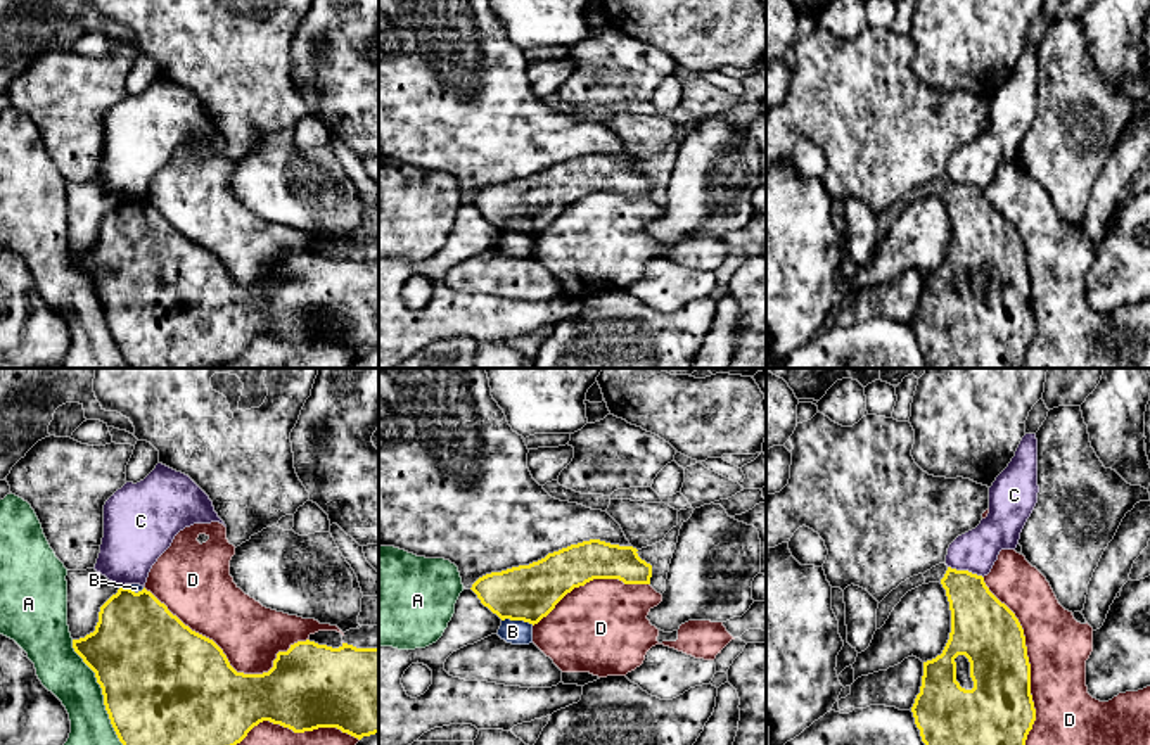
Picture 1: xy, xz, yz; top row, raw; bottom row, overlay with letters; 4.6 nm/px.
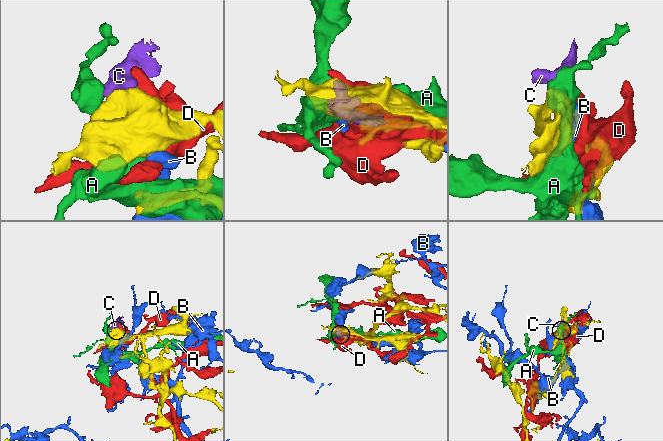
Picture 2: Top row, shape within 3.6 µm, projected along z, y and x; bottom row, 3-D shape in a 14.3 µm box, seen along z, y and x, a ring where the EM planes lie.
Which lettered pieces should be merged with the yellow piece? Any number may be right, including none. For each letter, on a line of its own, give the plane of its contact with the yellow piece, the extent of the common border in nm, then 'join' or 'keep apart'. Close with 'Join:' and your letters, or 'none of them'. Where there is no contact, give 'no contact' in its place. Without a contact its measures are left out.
A: xy | 600 nm | keep apart
B: xz | 150 nm | keep apart
C: yz | 180 nm | join
D: xy | 800 nm | keep apart
Join: C

